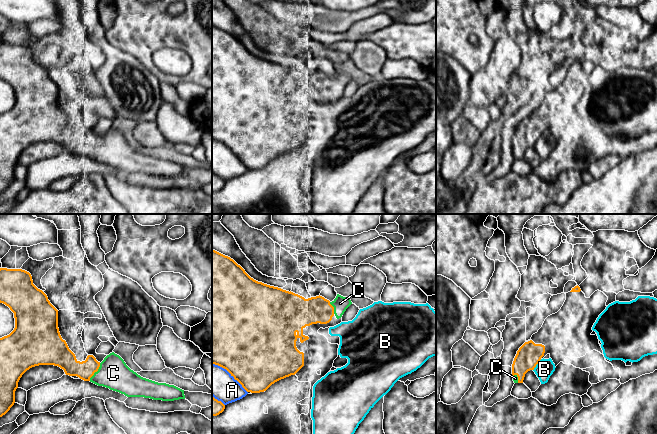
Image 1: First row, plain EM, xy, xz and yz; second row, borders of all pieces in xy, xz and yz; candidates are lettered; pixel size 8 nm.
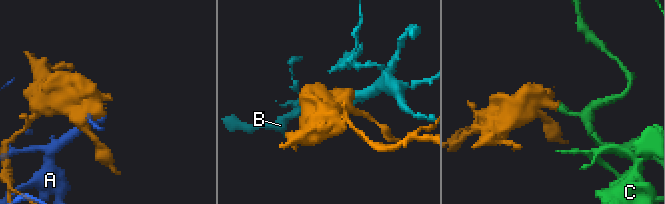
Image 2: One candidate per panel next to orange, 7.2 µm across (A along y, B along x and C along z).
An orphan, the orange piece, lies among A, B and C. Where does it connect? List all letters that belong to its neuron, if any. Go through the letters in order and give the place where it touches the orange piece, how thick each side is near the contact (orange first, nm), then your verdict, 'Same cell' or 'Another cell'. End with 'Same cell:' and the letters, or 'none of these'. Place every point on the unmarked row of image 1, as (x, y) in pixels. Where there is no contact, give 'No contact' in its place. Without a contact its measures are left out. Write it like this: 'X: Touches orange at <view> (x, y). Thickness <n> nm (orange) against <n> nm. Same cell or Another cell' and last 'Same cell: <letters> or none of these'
A: Touches orange at xz (230, 149). Thickness 500 nm (orange) against 260 nm. Another cell
B: Touches orange at yz (536, 140). Thickness 190 nm (orange) against 150 nm. Another cell
C: Touches orange at xy (95, 147). Thickness 160 nm (orange) against 260 nm. Same cell
Same cell: C

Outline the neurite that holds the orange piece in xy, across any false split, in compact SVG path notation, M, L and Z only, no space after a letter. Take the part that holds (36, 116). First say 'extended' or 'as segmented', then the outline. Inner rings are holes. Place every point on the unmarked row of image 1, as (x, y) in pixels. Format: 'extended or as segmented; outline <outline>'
extended; outline M0 44L0 79L8 82L15 94L14 106L0 114L0 193L14 181L15 167L22 151L30 144L39 141L58 142L66 151L77 152L127 173L162 177L185 175L184 166L141 153L114 128L107 131L101 139L93 131L88 131L85 137L78 137L60 111L58 86L50 79L47 71L33 60L29 48L22 45Z

